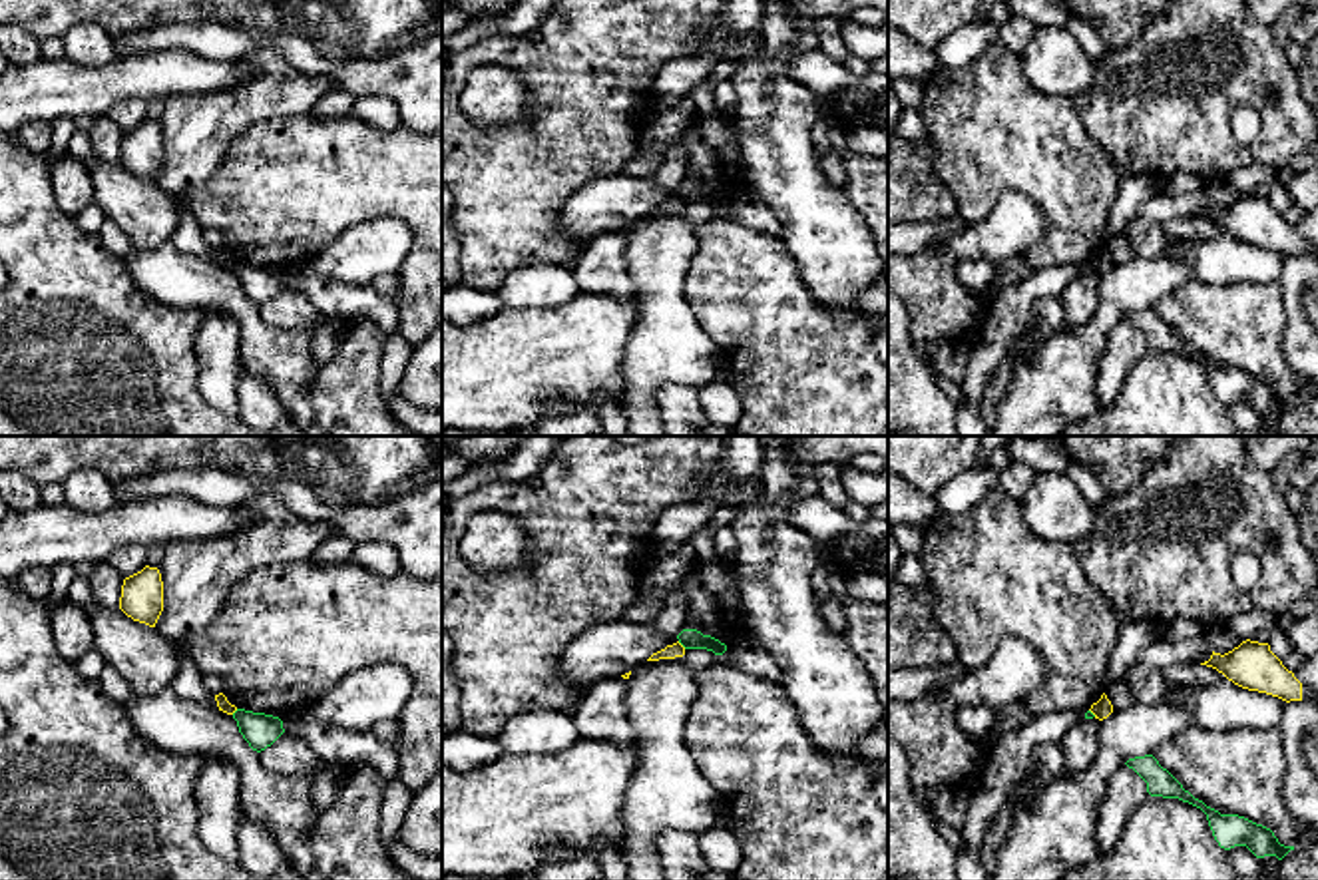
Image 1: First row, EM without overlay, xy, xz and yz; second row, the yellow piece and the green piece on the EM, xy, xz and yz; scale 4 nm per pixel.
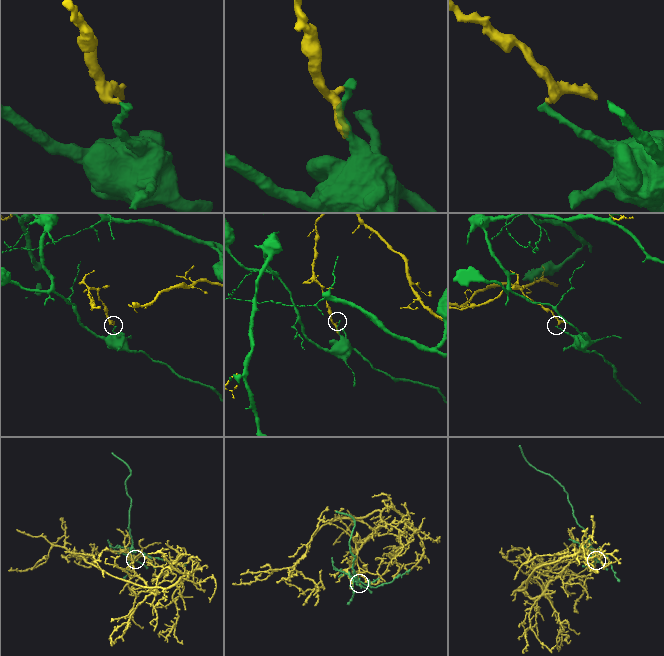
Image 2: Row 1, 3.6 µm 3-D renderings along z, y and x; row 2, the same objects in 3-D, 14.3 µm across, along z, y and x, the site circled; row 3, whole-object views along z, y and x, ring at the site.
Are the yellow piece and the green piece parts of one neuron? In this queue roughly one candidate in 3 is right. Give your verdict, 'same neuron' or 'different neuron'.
different neuron

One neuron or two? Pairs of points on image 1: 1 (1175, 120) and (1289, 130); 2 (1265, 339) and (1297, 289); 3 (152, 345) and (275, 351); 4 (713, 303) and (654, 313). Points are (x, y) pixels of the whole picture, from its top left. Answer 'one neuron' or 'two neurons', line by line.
1: one neuron
2: two neurons
3: two neurons
4: two neurons

